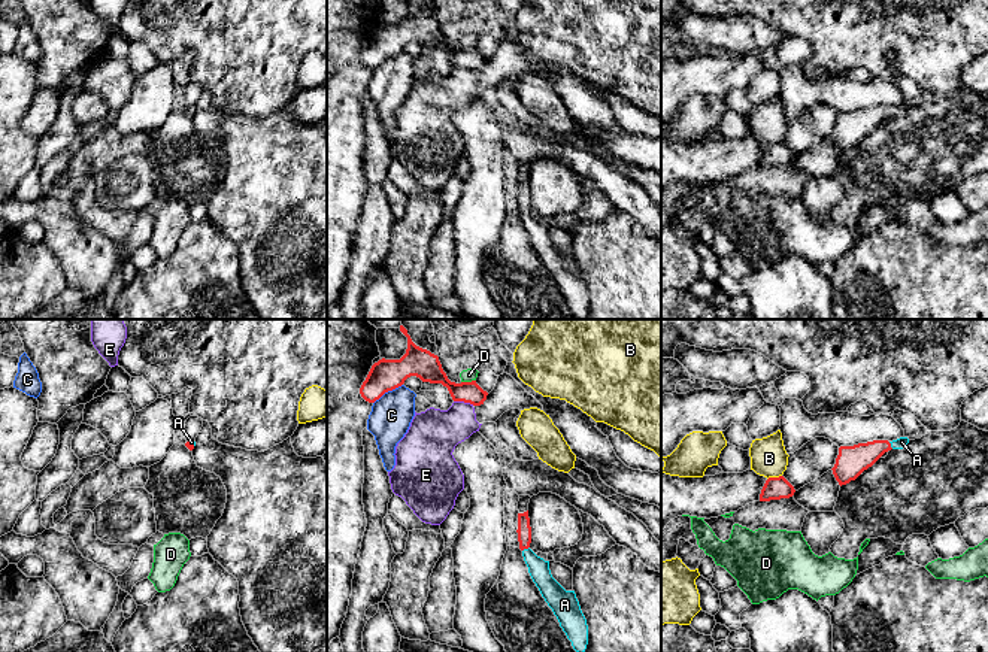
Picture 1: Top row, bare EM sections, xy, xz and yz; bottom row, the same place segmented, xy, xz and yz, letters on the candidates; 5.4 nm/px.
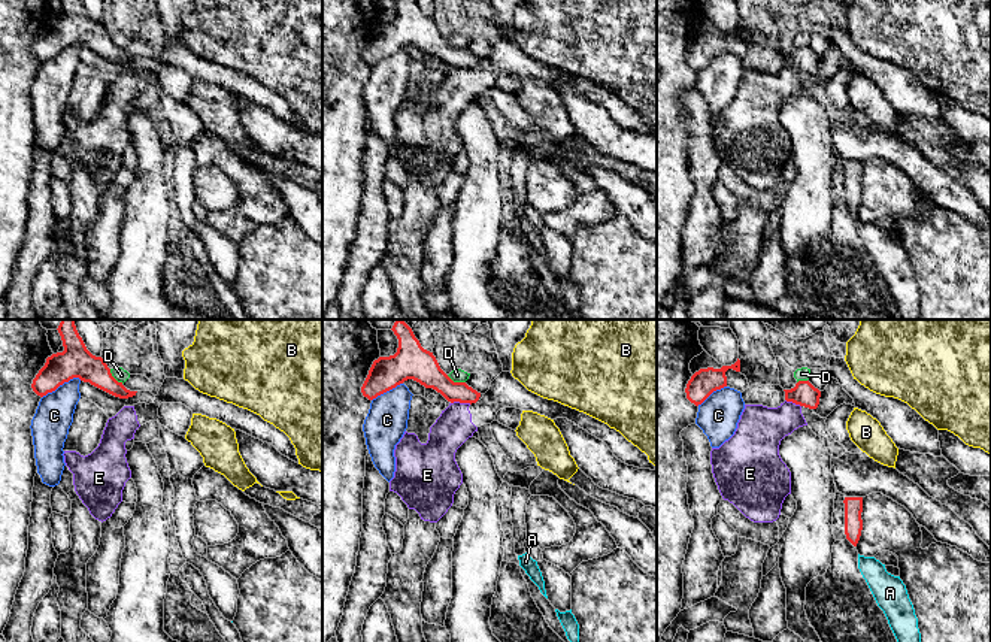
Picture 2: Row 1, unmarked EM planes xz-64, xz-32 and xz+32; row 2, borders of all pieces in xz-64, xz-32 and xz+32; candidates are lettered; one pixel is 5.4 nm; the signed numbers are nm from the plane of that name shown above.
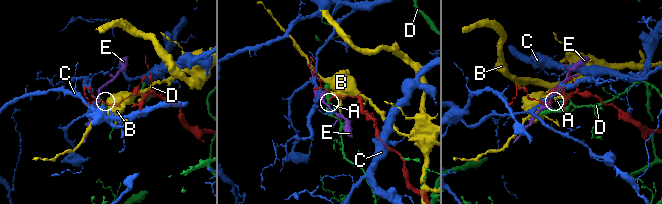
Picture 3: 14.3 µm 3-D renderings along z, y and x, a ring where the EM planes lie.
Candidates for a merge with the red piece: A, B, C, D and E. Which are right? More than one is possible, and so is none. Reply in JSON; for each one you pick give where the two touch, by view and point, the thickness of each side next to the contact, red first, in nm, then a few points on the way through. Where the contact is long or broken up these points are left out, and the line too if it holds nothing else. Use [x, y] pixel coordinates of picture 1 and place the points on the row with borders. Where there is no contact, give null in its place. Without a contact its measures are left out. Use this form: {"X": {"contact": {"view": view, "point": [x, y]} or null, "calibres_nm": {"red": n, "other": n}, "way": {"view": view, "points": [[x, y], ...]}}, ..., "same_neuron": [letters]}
{"A": {"contact": {"view": "xz", "point": [526, 548]}, "calibres_nm": {"red": 80, "other": 110}, "way": {"view": "xz", "points": [[524, 530], [526, 548], [539, 570]]}}, "same_neuron": ["A"]}

